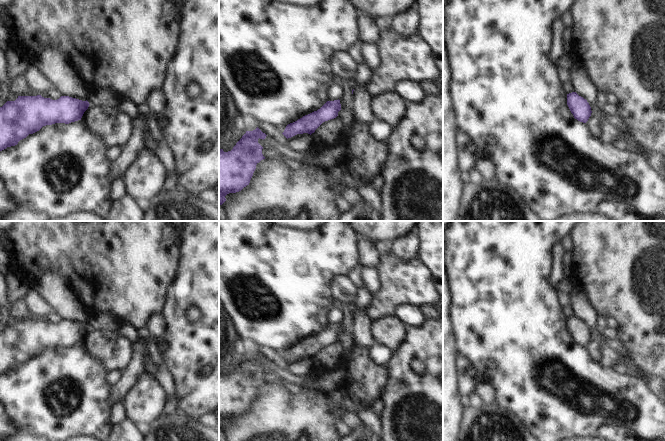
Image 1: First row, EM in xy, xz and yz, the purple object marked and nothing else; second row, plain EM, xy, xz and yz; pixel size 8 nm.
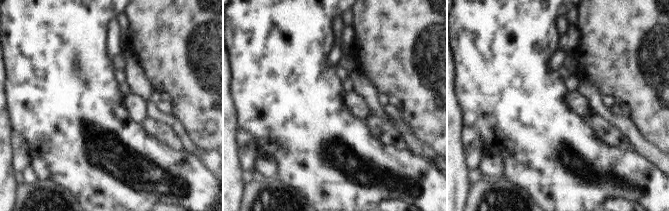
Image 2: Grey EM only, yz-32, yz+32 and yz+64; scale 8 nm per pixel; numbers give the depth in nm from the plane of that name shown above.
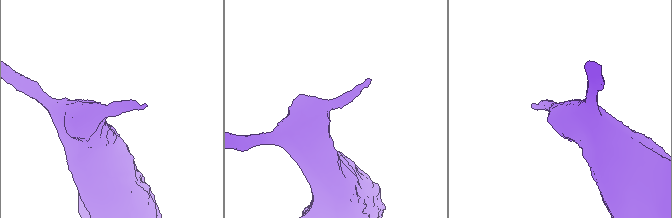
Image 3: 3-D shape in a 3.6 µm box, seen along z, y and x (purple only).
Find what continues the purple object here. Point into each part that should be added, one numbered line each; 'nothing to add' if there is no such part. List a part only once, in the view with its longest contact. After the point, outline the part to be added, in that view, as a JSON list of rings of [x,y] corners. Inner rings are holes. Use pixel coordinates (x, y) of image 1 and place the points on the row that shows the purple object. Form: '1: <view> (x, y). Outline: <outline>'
nothing to add

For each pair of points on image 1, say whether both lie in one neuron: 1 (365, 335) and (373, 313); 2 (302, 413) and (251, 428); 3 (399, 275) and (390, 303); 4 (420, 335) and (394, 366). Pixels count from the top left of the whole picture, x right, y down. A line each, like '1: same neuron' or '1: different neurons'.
1: different neurons
2: same neuron
3: same neuron
4: same neuron

